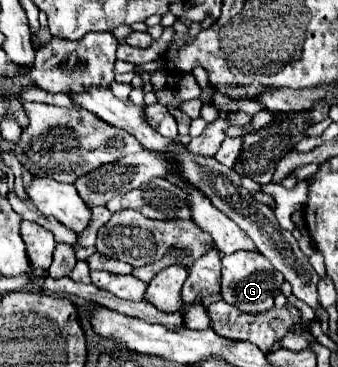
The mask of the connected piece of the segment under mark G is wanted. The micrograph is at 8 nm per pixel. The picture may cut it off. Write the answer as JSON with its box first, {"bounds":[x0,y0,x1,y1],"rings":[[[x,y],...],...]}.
{"bounds":[221,252,283,312],"rings":[[[235,252],[221,258],[221,296],[241,312],[265,312],[273,308],[275,296],[281,292],[283,276],[259,252]]]}

